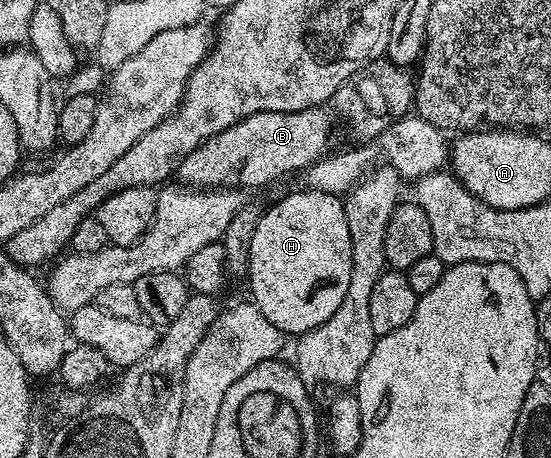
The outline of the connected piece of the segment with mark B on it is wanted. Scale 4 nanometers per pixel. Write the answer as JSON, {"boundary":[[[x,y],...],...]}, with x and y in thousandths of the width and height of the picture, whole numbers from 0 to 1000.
{"boundary":[[[586,231],[537,245],[452,249],[452,258],[416,275],[416,284],[387,293],[387,301],[338,341],[325,356],[323,391],[350,410],[477,410],[526,376],[563,367],[595,338],[601,262],[603,247]]]}

